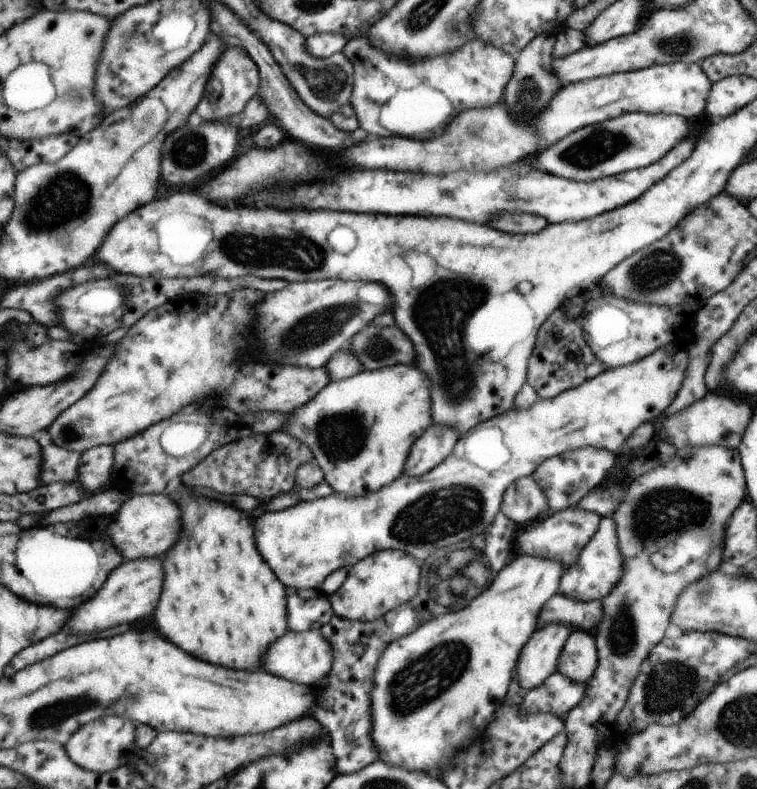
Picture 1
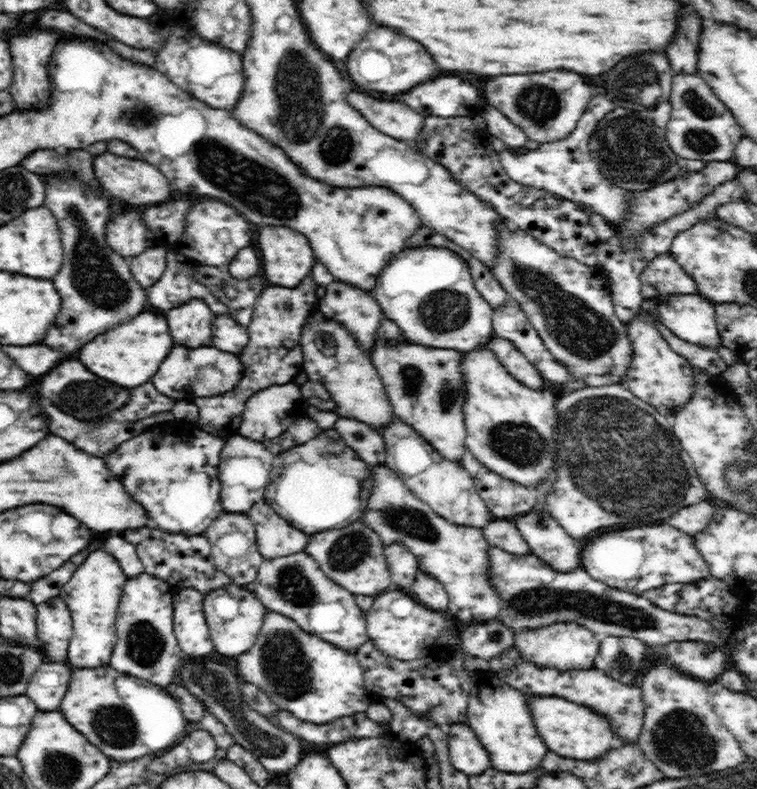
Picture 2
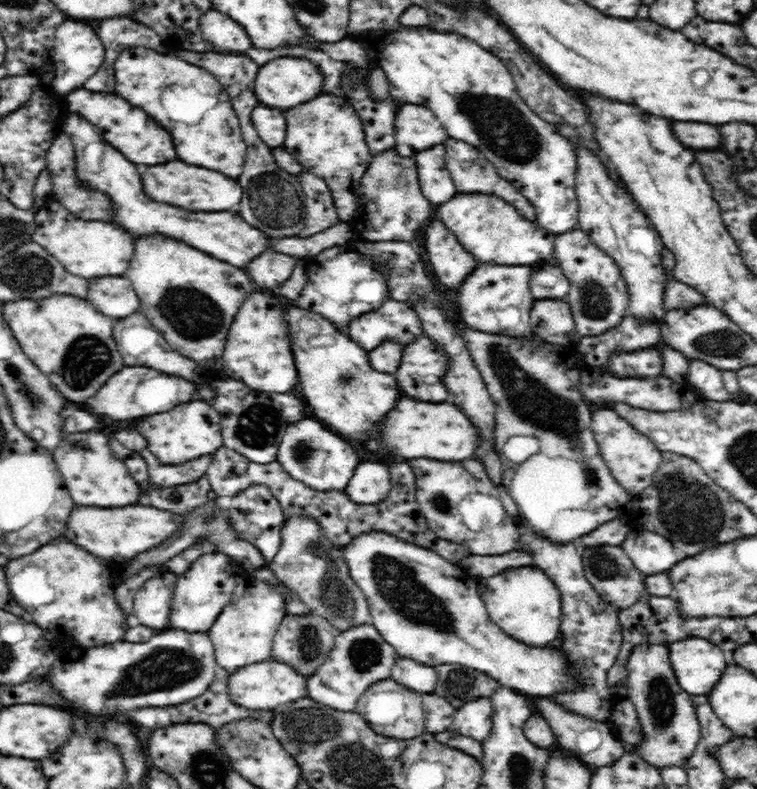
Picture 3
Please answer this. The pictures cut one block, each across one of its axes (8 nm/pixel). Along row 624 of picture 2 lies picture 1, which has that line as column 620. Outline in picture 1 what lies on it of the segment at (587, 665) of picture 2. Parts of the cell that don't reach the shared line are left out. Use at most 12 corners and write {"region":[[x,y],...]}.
{"region":[[602,517],[559,593],[600,601],[619,584],[616,522]]}

